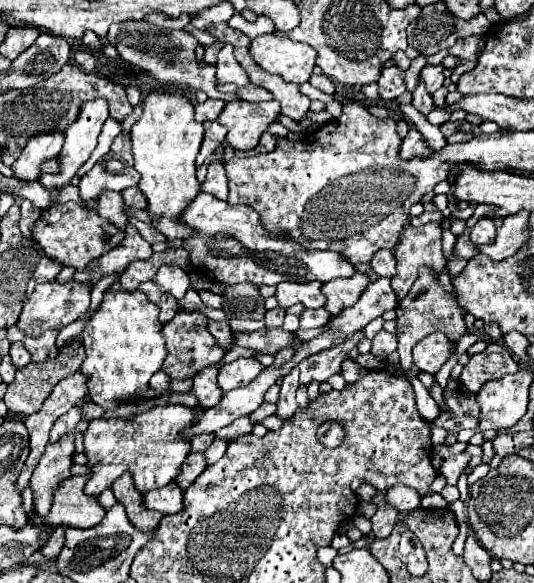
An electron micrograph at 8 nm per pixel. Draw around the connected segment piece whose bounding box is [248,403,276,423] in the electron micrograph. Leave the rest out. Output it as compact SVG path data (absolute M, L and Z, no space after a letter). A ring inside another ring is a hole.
M264 403L264 405L260 405L254 413L250 413L248 417L254 421L254 423L260 423L264 417L268 417L268 415L272 415L276 411L276 407L272 405L272 403Z

